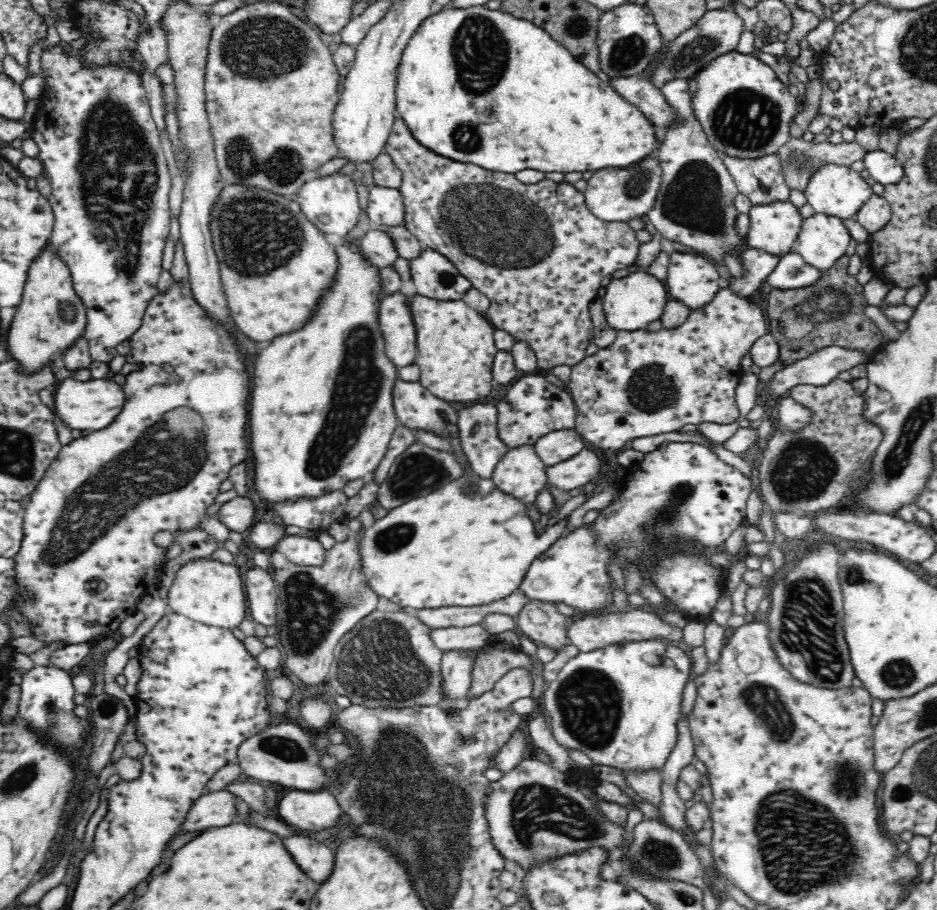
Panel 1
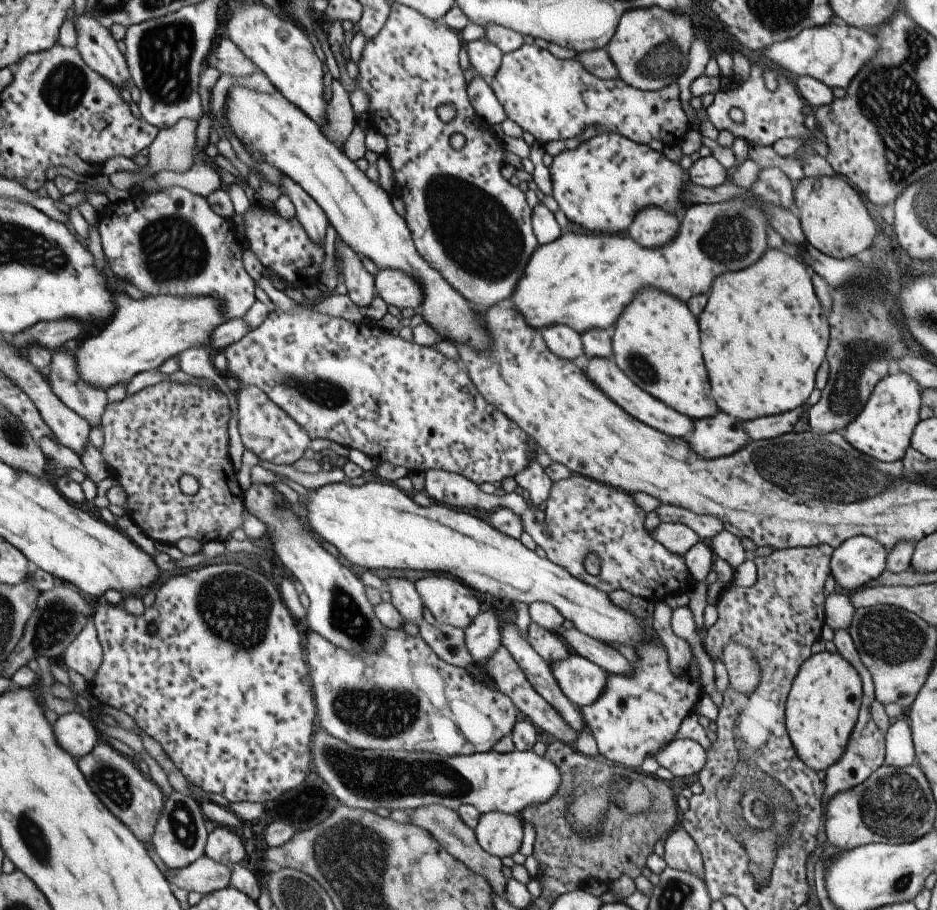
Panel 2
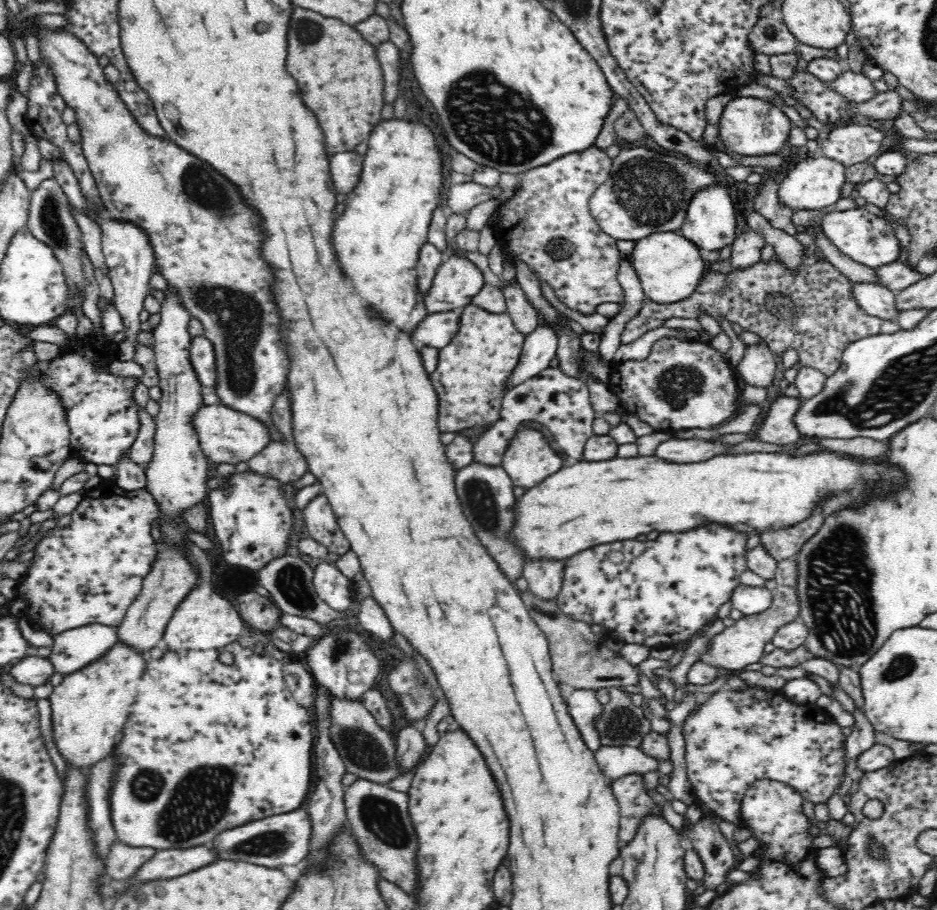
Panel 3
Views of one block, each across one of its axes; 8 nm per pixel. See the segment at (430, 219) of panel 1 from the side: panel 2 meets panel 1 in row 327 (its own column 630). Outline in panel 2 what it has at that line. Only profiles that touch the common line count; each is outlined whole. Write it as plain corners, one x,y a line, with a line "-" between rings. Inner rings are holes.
569,475
565,479
552,482
548,497
545,501
545,509
543,511
543,522
537,522
534,511
527,506
523,498
515,493
505,493
497,497
497,502
502,507
513,510
523,526
523,532
529,534
533,542
543,552
549,562
567,570
569,576
577,578
579,582
593,586
605,594
609,594
612,590
623,590
633,596
644,598
655,604
661,603
661,600
669,598
669,596
677,596
677,594
685,594
689,592
692,585
692,576
689,574
683,556
671,554
669,550
665,550
659,542
654,541
643,528
643,518
645,512
635,506
633,498
630,494
624,493
622,490
605,486
600,482
591,480
581,475
-
587,554
595,554
599,560
599,574
595,576
587,574
583,568
583,560

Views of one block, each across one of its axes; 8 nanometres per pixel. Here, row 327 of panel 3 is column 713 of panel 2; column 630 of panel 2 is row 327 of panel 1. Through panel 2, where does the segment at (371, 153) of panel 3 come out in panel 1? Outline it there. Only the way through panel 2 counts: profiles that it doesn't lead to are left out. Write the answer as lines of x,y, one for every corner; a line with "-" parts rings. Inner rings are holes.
344,240
342,244
334,246
338,259
336,276
326,288
326,292
320,296
320,304
314,310
314,316
306,322
306,328
298,332
290,332
280,336
278,340
272,340
266,350
260,350
254,366
254,378
252,378
252,400
250,400
249,426
250,448
254,454
255,484
258,494
273,503
292,498
310,498
310,496
322,496
336,489
341,489
346,483
356,479
366,479
377,469
380,461
388,450
394,429
399,426
395,408
393,405
392,391
395,388
395,380
398,378
398,366
391,362
386,354
384,335
379,323
380,301
382,285
379,270
359,250
357,241
349,242

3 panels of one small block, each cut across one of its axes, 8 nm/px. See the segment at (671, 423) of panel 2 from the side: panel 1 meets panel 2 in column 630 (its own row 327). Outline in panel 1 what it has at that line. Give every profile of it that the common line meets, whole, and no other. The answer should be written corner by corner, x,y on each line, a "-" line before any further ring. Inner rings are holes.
403,292
386,295
380,301
379,323
385,351
395,366
408,366
417,357
417,334
409,297

